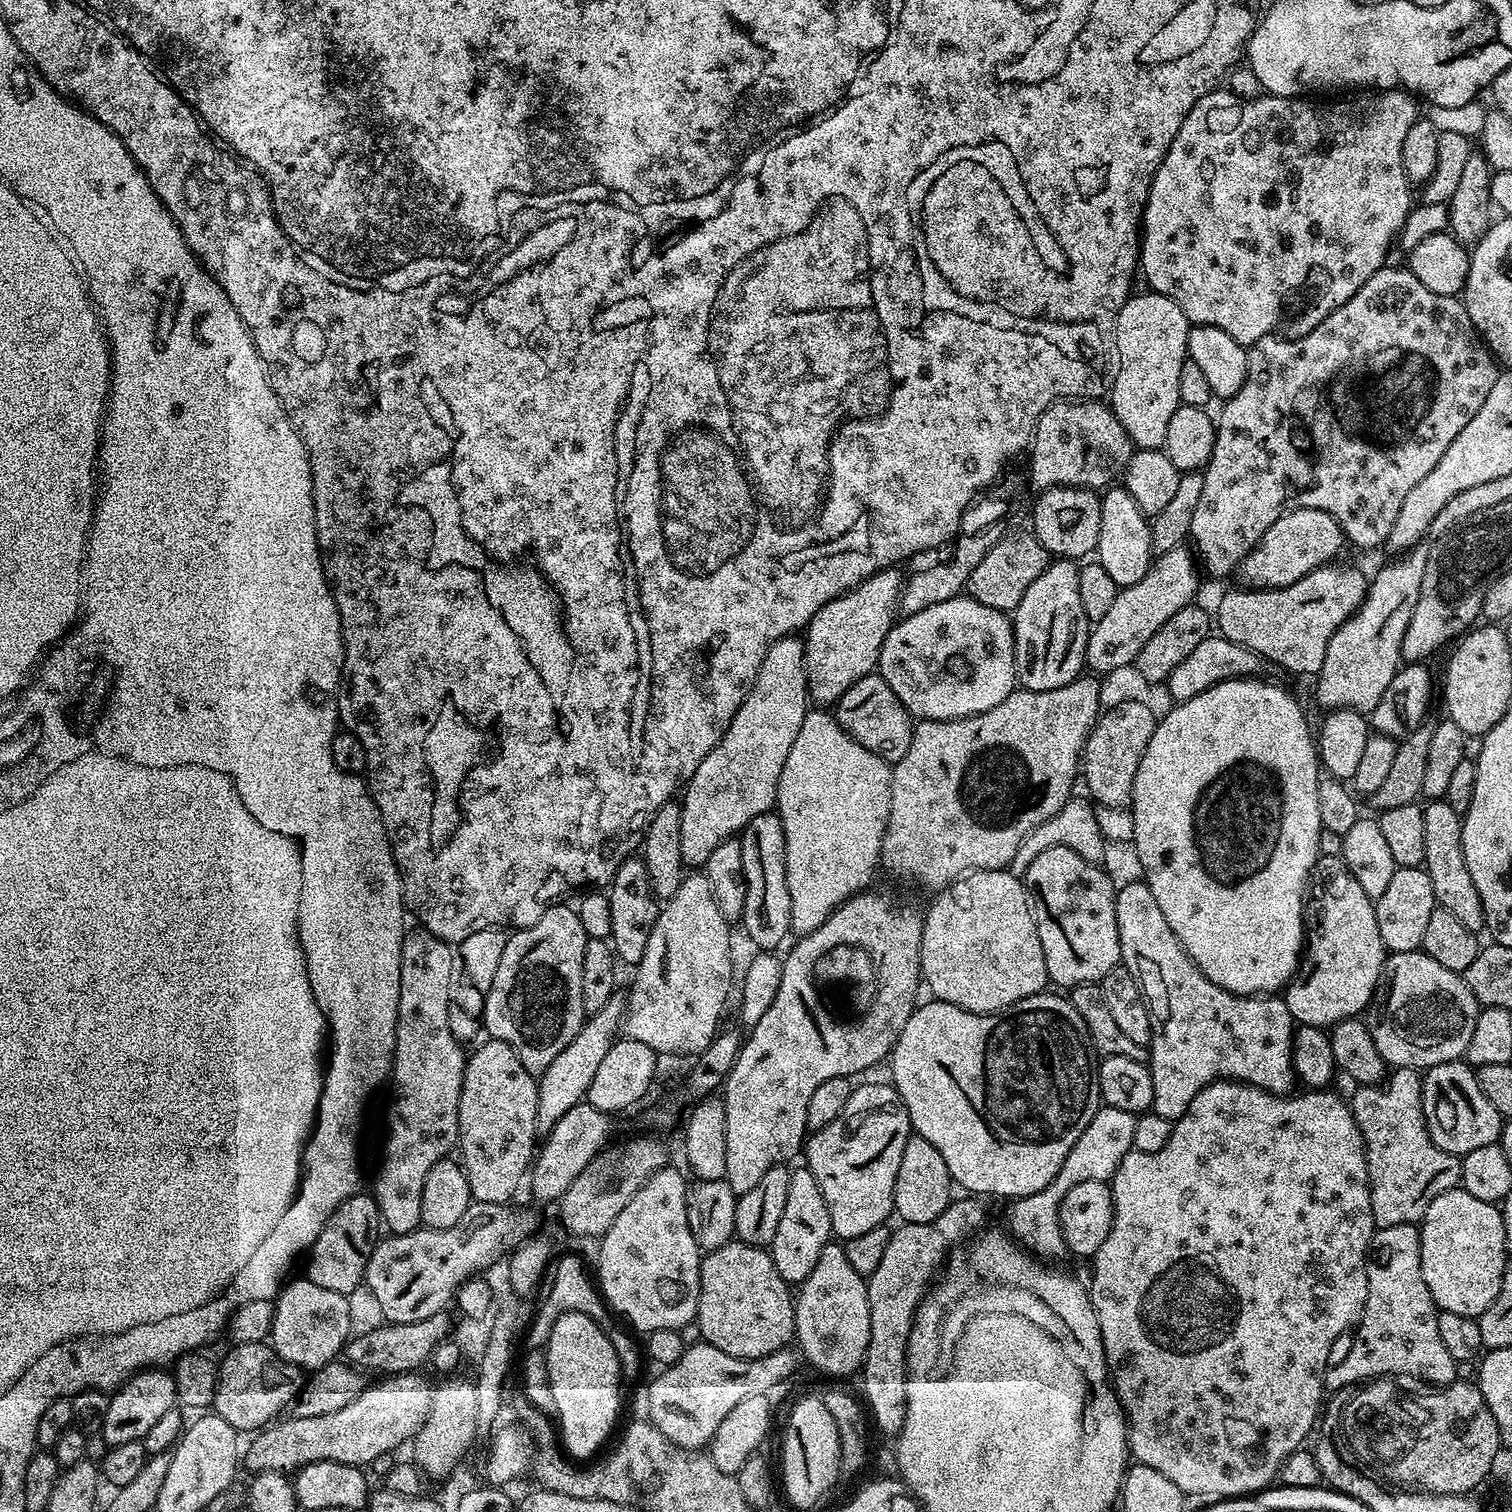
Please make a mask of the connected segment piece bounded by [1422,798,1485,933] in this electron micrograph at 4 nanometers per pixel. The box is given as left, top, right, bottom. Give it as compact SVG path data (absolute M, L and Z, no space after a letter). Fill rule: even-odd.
M1432 798L1423 805L1422 822L1426 829L1426 858L1424 864L1430 878L1430 886L1434 886L1434 898L1437 905L1445 908L1466 930L1479 933L1485 927L1482 898L1478 898L1478 890L1474 887L1474 878L1470 878L1470 870L1466 866L1464 847L1462 846L1461 813L1450 806L1447 799Z

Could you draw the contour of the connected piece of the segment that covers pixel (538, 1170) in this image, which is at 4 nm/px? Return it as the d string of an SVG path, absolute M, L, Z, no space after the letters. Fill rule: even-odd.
M586 1102L575 1104L573 1108L566 1110L566 1114L562 1114L562 1118L558 1118L556 1125L543 1137L530 1165L533 1198L559 1201L560 1196L566 1194L570 1182L574 1182L574 1178L578 1178L578 1174L582 1174L582 1170L590 1166L590 1162L602 1149L609 1147L612 1120L609 1113L594 1110L594 1106Z

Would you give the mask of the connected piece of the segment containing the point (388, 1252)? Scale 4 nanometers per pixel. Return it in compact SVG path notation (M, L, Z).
M471 1203L466 1214L449 1228L419 1227L401 1236L385 1235L373 1248L364 1271L364 1284L372 1291L389 1324L422 1322L443 1313L458 1289L495 1260L503 1261L511 1249L529 1239L536 1228L532 1212L515 1212L512 1206Z

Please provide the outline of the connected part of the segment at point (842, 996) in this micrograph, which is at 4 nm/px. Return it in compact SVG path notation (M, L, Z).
M861 890L847 900L842 906L818 926L808 936L799 937L795 941L796 945L788 952L788 957L784 956L781 970L781 985L778 986L777 997L771 1003L766 1014L759 1019L758 1024L750 1029L746 1039L740 1045L740 1055L734 1062L729 1074L724 1078L722 1085L722 1103L726 1110L726 1174L724 1179L728 1181L730 1190L736 1192L737 1197L746 1194L760 1179L766 1170L779 1168L787 1165L787 1160L792 1160L796 1155L801 1155L806 1144L806 1137L810 1129L806 1122L806 1106L810 1103L810 1098L814 1094L821 1082L826 1082L826 1078L838 1078L846 1076L856 1078L859 1072L864 1072L867 1068L872 1068L875 1064L880 1064L889 1059L891 1050L896 1044L898 1034L902 1026L910 1018L914 1005L917 1003L916 991L922 988L922 977L920 974L920 947L922 946L922 926L924 917L921 909L916 909L912 904L899 904L888 892L872 892L873 890Z

